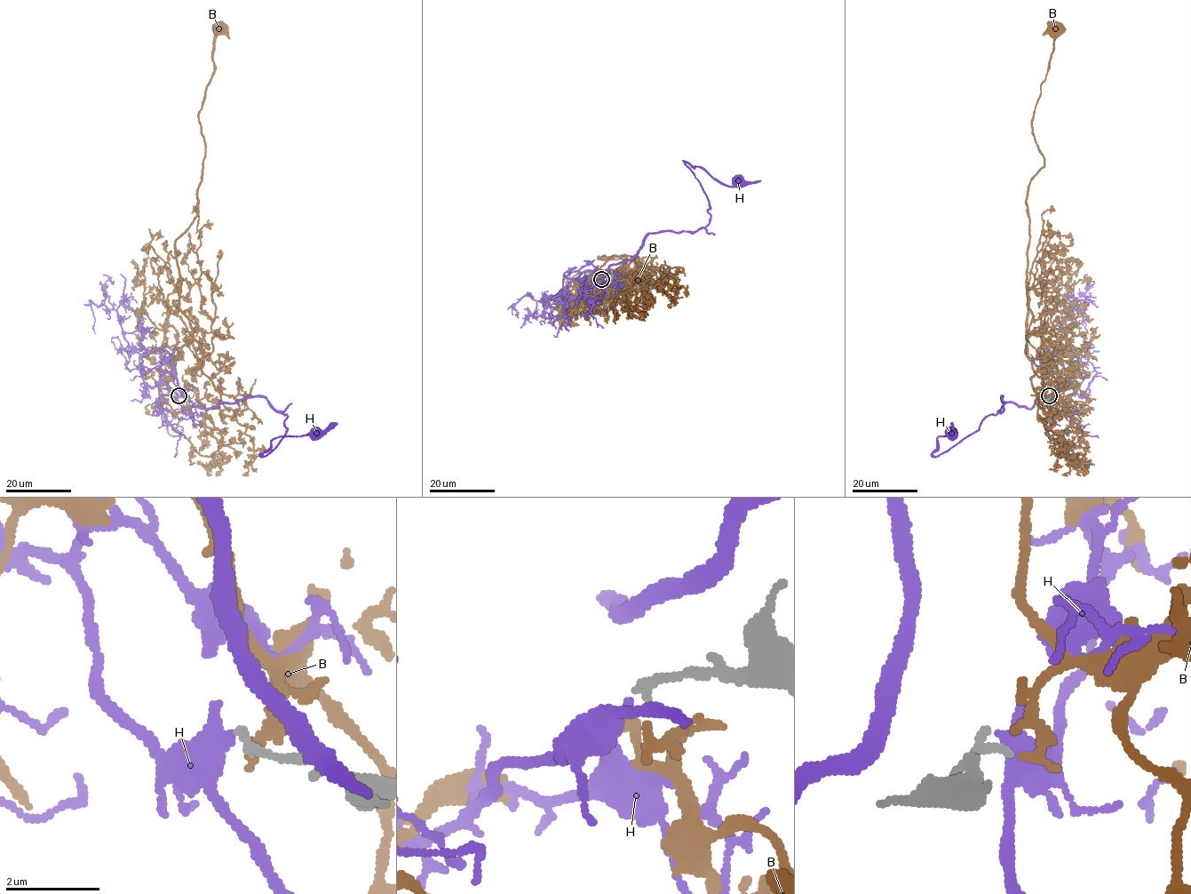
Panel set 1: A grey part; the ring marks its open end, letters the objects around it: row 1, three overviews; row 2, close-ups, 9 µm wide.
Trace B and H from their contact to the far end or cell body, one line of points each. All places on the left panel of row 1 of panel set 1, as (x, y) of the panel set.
B: (180, 397), (177, 353), (191, 339), (179, 308), (175, 245), (196, 215), (204, 154), (199, 111), (219, 29)
H: (178, 395), (162, 374), (206, 409), (264, 396), (288, 417), (285, 435), (262, 456), (274, 438), (317, 434)

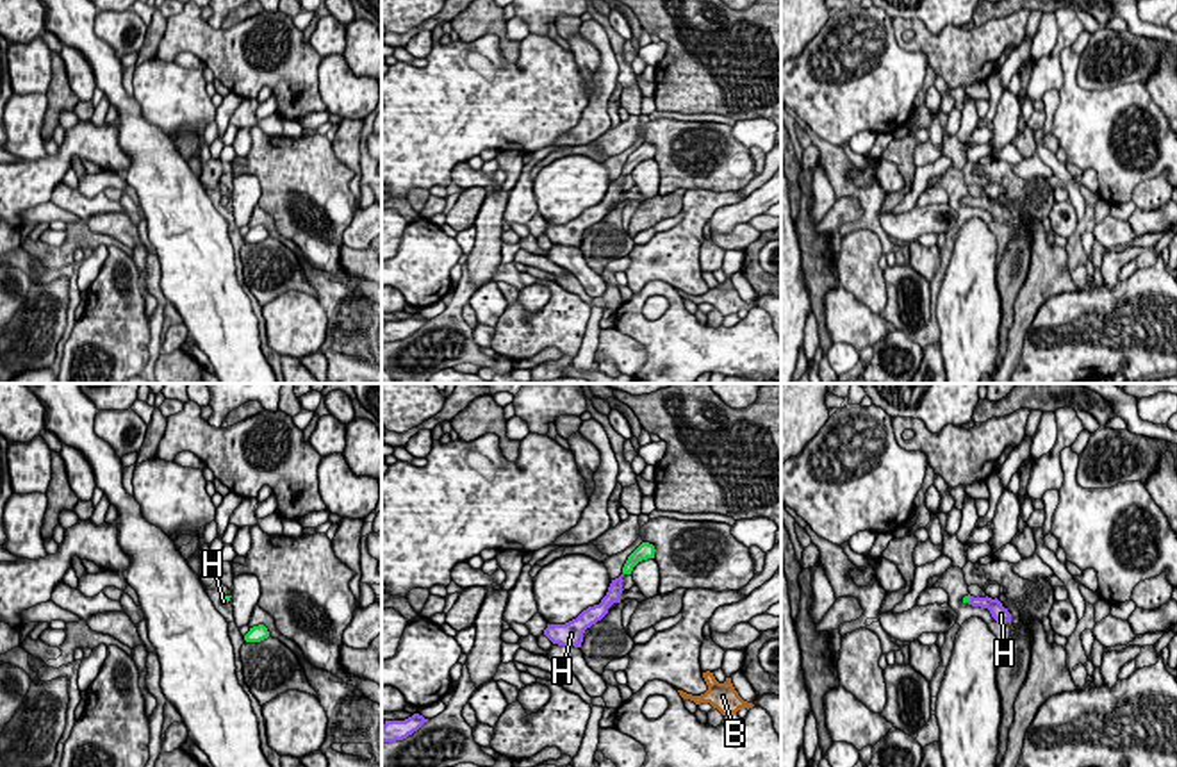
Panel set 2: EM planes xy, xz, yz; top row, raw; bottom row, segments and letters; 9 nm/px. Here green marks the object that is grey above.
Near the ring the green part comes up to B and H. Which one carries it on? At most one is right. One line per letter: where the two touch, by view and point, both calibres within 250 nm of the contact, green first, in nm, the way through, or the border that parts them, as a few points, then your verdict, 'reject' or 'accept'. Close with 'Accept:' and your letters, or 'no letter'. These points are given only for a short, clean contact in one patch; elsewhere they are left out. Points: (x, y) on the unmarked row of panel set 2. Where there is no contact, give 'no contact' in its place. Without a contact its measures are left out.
B: no contact; reject
H: meets green in xy at (225, 200); 60 nm thick on the green side, 50 nm on the other; runs through xy (227, 198), (225, 200), (223, 202); accept
Accept: H

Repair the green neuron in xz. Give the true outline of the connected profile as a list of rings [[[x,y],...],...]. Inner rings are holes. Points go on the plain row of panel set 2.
[[[642,143],[626,161],[622,173],[631,175],[633,168],[647,159],[654,159],[654,146],[649,143]]]

